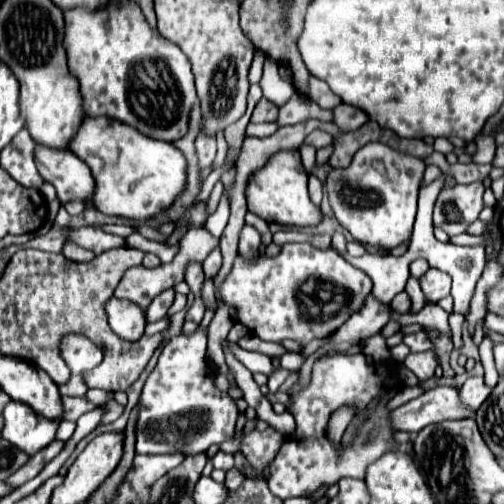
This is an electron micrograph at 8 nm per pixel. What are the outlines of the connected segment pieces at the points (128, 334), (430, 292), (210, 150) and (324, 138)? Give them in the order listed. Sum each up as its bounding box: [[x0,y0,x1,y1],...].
[[106,298,146,340],[424,268,452,304],[196,136,216,168],[306,130,332,148]]

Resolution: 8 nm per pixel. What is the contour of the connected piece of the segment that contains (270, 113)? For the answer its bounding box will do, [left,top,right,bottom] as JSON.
[252,98,278,122]

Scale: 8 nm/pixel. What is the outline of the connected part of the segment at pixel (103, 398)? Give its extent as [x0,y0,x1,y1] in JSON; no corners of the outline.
[86,388,114,406]

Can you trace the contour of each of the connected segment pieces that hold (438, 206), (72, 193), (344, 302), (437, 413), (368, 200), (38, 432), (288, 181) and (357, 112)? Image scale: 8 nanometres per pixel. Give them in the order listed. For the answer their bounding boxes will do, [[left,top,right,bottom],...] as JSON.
[[434,184,484,236],[34,146,96,210],[218,244,372,346],[390,386,472,434],[326,142,424,248],[2,400,58,456],[246,150,322,228],[332,102,368,132]]

